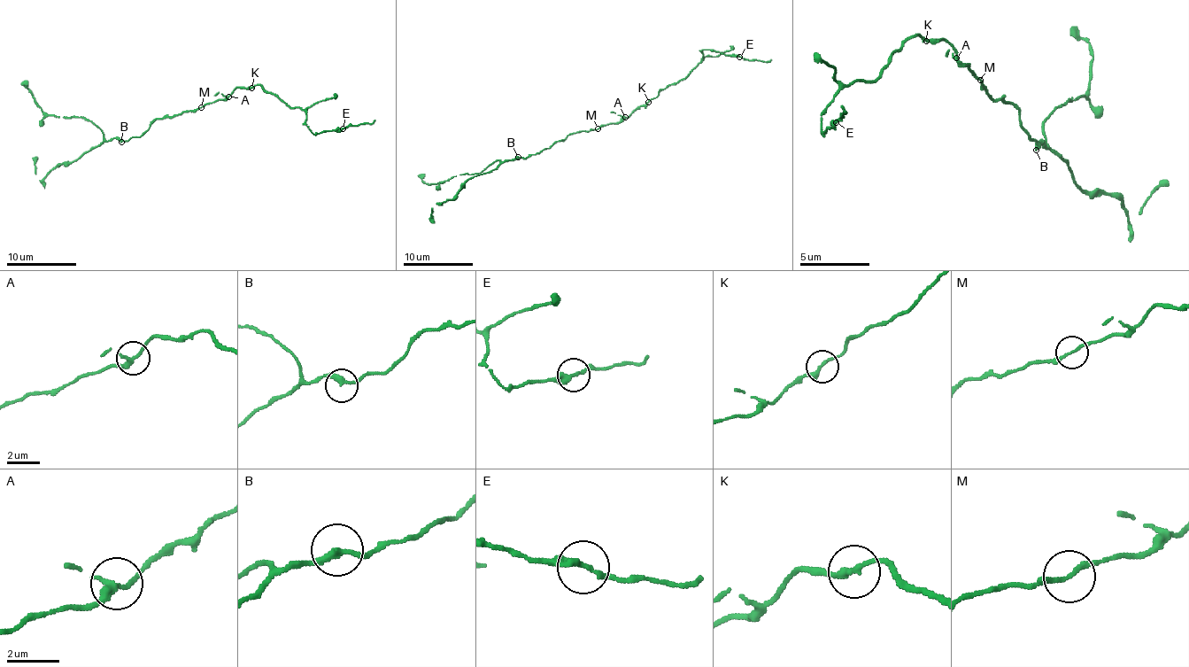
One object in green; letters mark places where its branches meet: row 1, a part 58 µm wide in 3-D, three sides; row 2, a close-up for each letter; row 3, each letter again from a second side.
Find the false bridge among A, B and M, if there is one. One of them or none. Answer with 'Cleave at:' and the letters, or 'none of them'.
Cleave at: none of them

